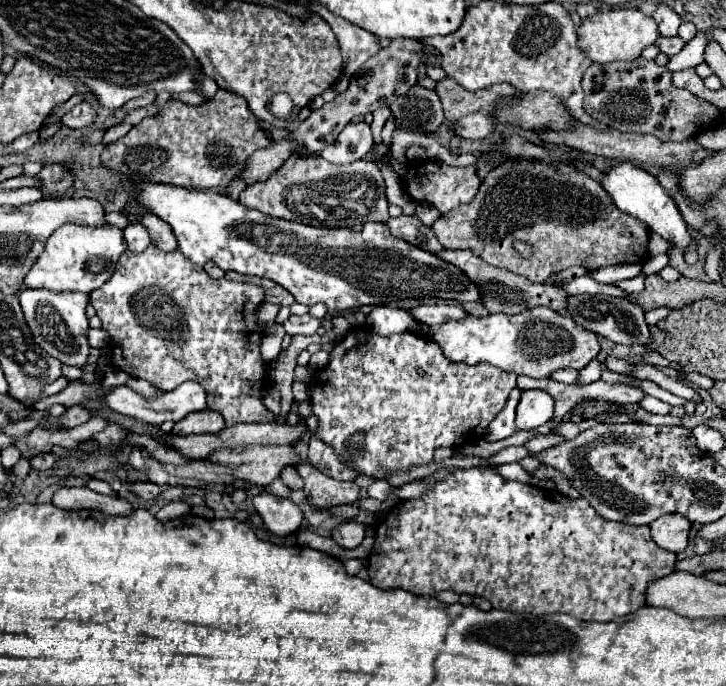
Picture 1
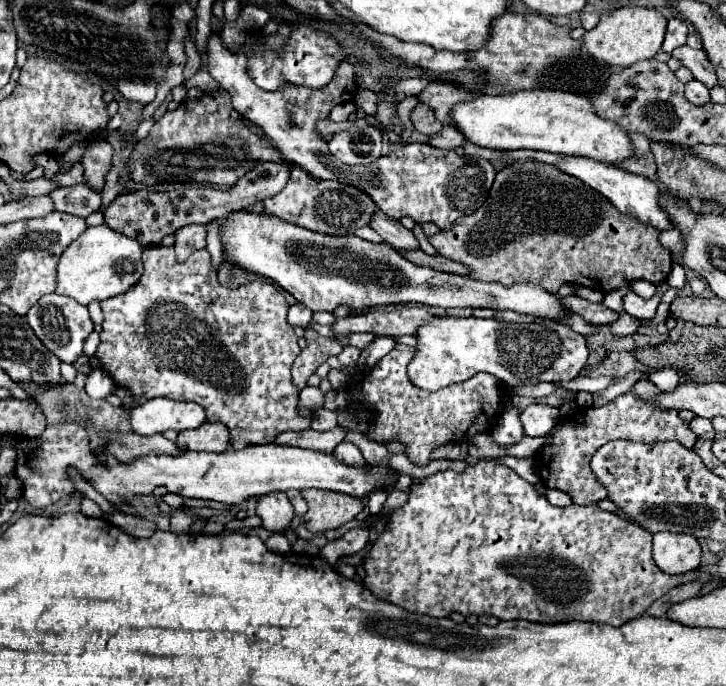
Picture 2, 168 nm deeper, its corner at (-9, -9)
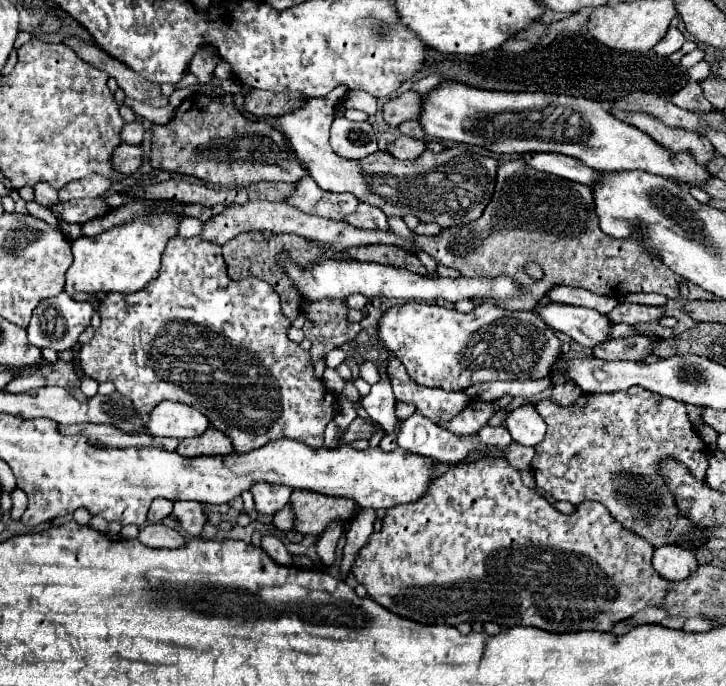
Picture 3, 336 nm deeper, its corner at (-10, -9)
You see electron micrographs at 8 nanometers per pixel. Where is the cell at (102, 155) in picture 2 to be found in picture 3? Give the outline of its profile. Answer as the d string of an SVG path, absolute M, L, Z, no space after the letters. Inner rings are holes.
M118 145L112 151L112 159L110 159L112 169L124 175L134 173L140 167L140 161L142 161L140 145Z

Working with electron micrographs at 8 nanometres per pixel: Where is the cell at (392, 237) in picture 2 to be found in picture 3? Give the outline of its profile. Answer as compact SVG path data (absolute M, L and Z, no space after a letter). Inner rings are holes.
M360 203L356 213L352 213L348 217L348 223L352 223L354 227L360 227L360 229L370 229L370 231L390 231L388 217L384 215L384 211L380 211L380 207L368 205L368 203Z

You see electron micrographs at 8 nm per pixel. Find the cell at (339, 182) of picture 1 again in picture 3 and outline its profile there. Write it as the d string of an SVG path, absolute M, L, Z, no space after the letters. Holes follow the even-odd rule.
M310 175L300 179L300 183L294 183L294 189L284 195L284 203L302 213L336 221L346 221L346 217L360 205L352 193L330 193L320 189Z

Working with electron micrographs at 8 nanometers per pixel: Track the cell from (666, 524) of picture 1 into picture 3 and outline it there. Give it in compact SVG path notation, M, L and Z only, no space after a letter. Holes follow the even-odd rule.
M664 545L654 551L654 569L668 581L682 581L698 567L698 559L692 549L682 545Z

